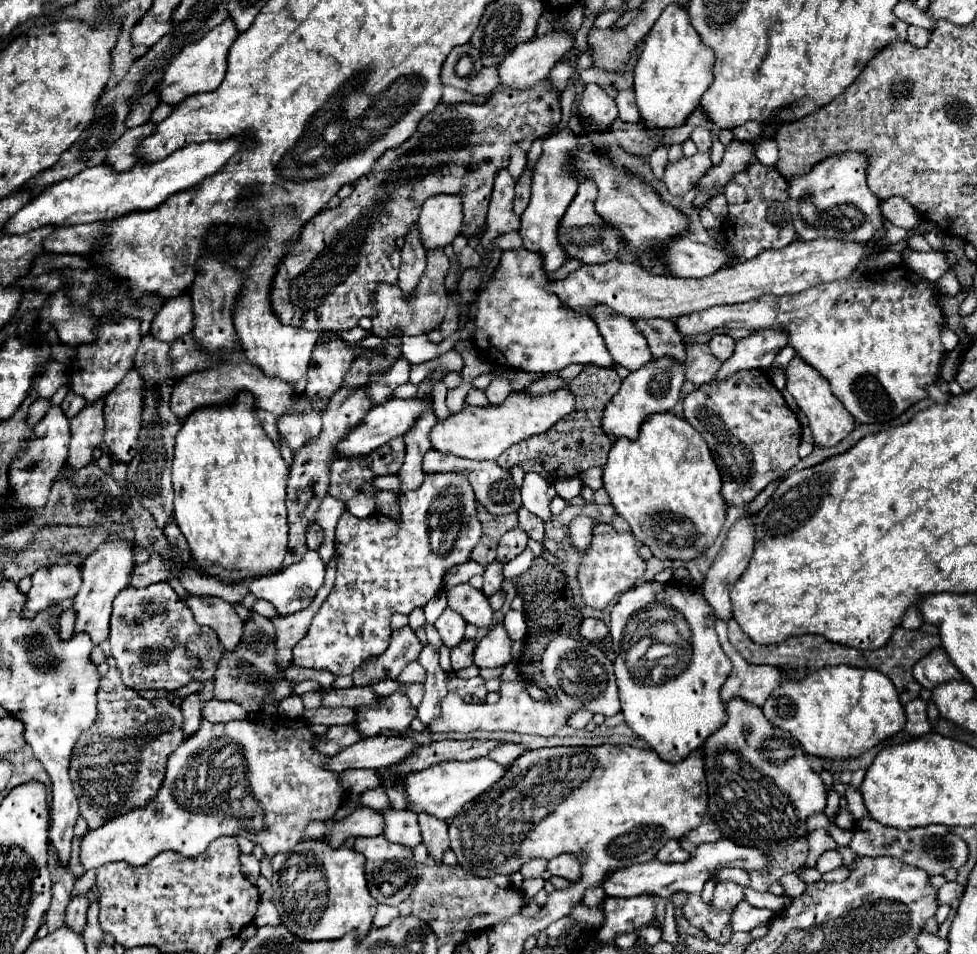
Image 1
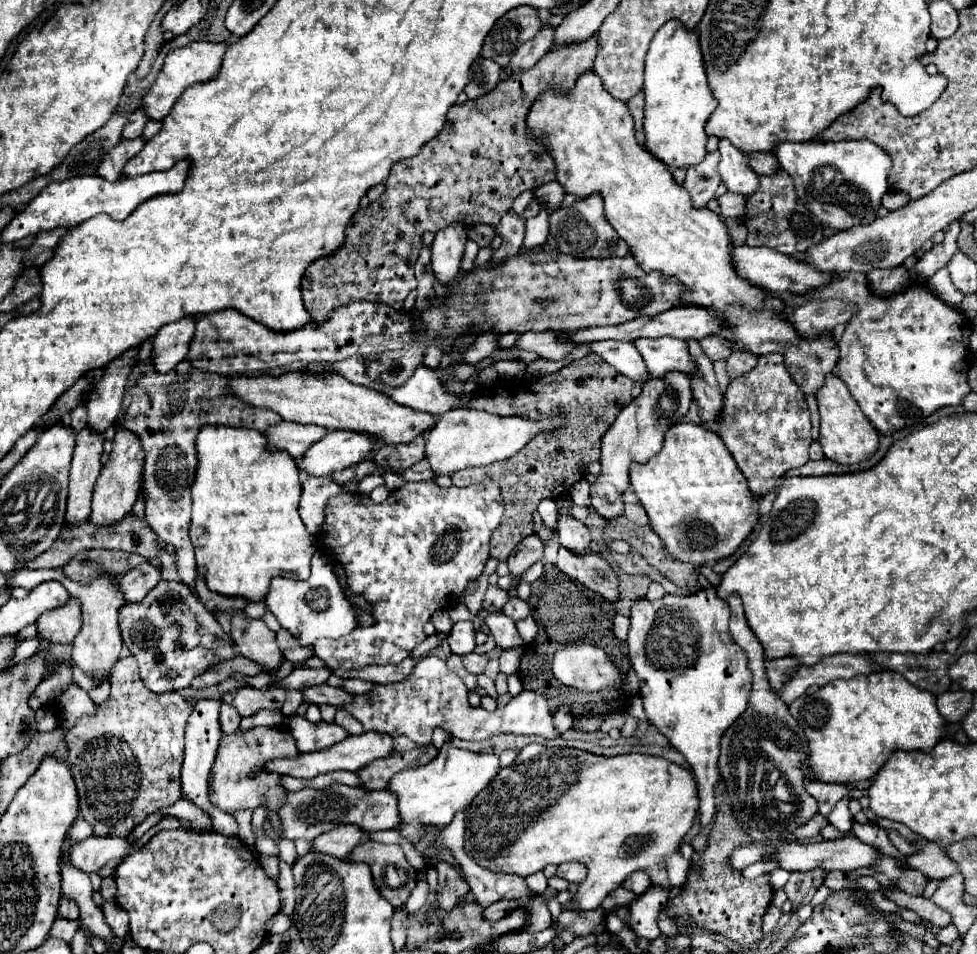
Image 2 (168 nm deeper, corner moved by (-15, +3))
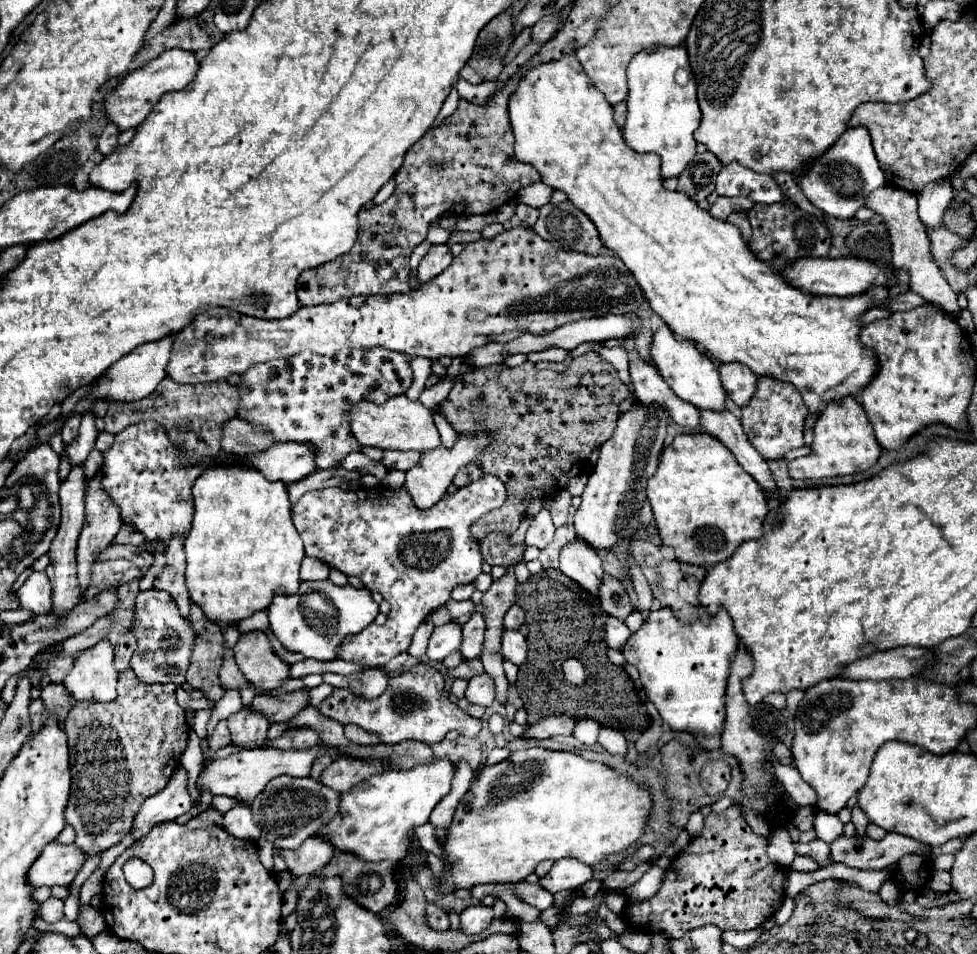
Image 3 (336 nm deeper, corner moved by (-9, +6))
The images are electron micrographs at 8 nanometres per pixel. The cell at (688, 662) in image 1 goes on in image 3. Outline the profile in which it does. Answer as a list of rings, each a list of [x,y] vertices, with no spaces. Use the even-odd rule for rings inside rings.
[[[670,608],[654,610],[648,622],[634,632],[626,646],[624,658],[640,672],[642,686],[656,704],[664,722],[674,730],[700,732],[704,736],[718,734],[724,724],[726,682],[730,676],[732,656],[738,650],[738,636],[726,610],[712,616],[710,624],[682,624]]]

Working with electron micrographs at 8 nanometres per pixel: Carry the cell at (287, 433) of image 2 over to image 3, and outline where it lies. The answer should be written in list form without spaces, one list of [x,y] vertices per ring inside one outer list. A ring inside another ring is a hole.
[[[232,418],[222,428],[220,446],[222,446],[222,452],[226,454],[236,454],[236,456],[254,454],[254,452],[266,450],[272,444],[274,440],[270,432],[266,432],[262,426],[248,424],[242,418]]]

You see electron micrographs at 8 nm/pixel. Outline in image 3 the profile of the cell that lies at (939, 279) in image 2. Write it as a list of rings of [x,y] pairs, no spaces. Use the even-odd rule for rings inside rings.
[[[882,186],[874,192],[870,192],[870,196],[866,198],[866,208],[870,208],[872,212],[876,212],[882,222],[886,222],[886,226],[890,228],[890,240],[892,240],[892,266],[894,268],[904,268],[910,274],[910,290],[922,294],[928,302],[932,302],[934,306],[942,308],[948,314],[958,314],[958,302],[956,302],[956,294],[952,292],[950,284],[944,280],[942,270],[936,266],[936,262],[932,260],[930,254],[930,240],[922,222],[918,216],[918,202],[916,202],[916,194],[906,192],[902,188],[896,186]]]

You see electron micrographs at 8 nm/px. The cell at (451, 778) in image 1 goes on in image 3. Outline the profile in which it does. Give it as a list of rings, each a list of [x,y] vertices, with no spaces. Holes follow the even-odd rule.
[[[438,758],[436,762],[430,764],[418,764],[412,770],[388,770],[378,776],[366,778],[358,788],[352,788],[350,792],[340,794],[340,804],[338,804],[338,814],[330,820],[330,824],[324,824],[322,830],[316,832],[316,836],[324,838],[328,844],[332,844],[340,852],[350,852],[366,862],[378,862],[378,860],[390,860],[390,862],[400,862],[412,846],[414,838],[414,828],[422,826],[428,822],[428,816],[432,808],[450,792],[450,780],[454,778],[454,764],[448,760]]]

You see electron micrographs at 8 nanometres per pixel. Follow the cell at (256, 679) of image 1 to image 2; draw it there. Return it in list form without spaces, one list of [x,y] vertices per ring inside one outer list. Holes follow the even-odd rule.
[[[240,687],[234,691],[232,705],[242,717],[256,713],[258,709],[280,709],[286,701],[286,689],[274,687],[272,691],[260,691],[254,687]]]

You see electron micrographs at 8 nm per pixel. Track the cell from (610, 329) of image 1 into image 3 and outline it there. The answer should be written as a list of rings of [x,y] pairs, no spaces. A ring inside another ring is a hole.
[[[660,326],[654,332],[650,352],[660,376],[676,392],[676,396],[680,396],[686,402],[692,402],[700,410],[712,410],[712,412],[726,410],[726,390],[722,388],[718,366],[708,356],[700,354],[692,342],[678,342],[668,326]]]

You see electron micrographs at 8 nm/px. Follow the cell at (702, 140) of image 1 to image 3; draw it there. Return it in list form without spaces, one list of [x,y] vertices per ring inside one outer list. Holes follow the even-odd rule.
[[[738,162],[722,166],[716,180],[716,192],[718,196],[746,196],[760,204],[788,200],[772,176],[750,172],[750,168],[744,168]]]

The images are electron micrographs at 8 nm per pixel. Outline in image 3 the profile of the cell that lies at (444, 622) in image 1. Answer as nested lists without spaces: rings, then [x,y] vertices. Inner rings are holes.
[[[444,624],[444,626],[434,628],[430,642],[428,642],[426,656],[432,662],[440,662],[450,652],[460,650],[460,646],[462,646],[462,626],[460,624]]]

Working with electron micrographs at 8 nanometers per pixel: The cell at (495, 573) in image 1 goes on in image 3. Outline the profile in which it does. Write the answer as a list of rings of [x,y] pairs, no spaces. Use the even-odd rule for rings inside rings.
[[[472,614],[472,618],[462,626],[462,656],[466,660],[472,660],[480,656],[482,642],[484,642],[484,618],[480,614]]]

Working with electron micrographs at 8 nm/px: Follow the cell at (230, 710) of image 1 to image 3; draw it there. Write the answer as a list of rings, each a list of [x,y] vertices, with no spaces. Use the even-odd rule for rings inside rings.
[[[222,720],[222,722],[218,722],[218,726],[214,728],[214,732],[212,732],[210,740],[208,740],[206,760],[210,760],[216,750],[220,750],[220,748],[224,748],[224,746],[228,746],[228,744],[230,744],[230,732],[228,732],[226,720]]]

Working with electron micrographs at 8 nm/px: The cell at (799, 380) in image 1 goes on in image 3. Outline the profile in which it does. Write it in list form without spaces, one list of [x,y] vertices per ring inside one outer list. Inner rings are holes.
[[[852,396],[838,404],[828,404],[828,408],[822,412],[822,416],[816,420],[814,426],[814,442],[808,456],[792,460],[788,464],[788,474],[794,480],[820,480],[820,478],[832,478],[832,476],[846,476],[856,474],[862,470],[868,470],[874,466],[880,458],[882,448],[876,442],[874,428],[860,406],[860,402]]]

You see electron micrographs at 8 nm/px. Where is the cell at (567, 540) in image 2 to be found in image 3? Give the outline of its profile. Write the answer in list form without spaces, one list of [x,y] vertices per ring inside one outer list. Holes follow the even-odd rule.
[[[572,540],[568,546],[564,546],[560,554],[560,570],[562,574],[578,582],[594,598],[598,598],[602,576],[604,576],[602,562],[598,554],[582,540]]]

